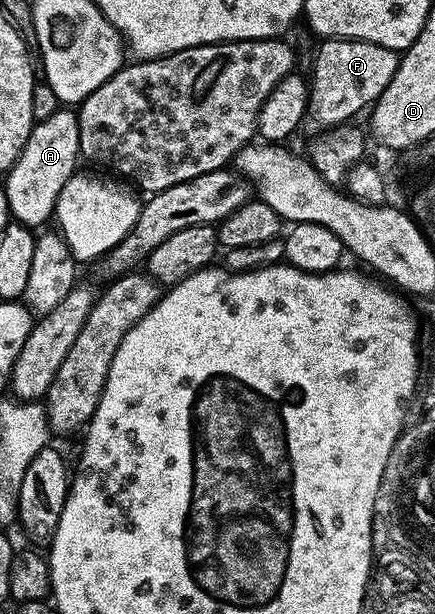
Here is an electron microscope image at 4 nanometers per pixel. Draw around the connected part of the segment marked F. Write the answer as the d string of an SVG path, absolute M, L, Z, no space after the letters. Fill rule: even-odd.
M325 39L320 42L317 62L311 76L311 117L324 127L332 127L353 119L360 109L368 110L397 70L399 53L377 41Z

